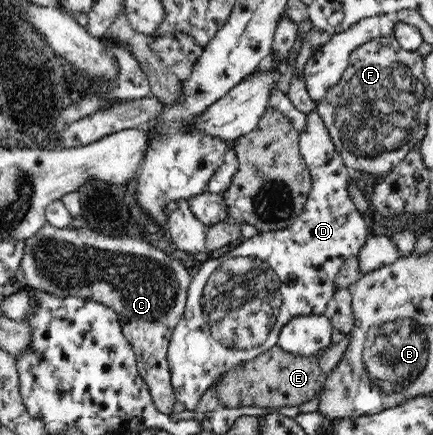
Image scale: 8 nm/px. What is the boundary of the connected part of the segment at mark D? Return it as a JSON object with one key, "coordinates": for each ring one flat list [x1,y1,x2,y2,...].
{"coordinates":[[317,113,308,115,308,127,306,127,306,131,300,133,300,153,310,172,312,183,303,211,294,220,294,223,291,223,290,227,282,228,280,231,259,233,250,239,246,239,232,251,228,252,226,255,222,255,220,258,209,258,200,266,198,273,191,277,191,282,187,291,185,314,182,319,178,320,176,327,173,329,166,356,173,392,175,393,176,400,178,399,178,401,181,401,182,405,186,407,186,411,196,411,202,394,210,386,218,383,220,377,222,377,223,373,226,373,230,367,238,365,243,361,248,361,260,355,260,353,266,351,269,347,276,345,279,340,280,330,290,319,299,315,322,315,324,311,326,311,329,301,334,298,334,295,337,293,336,279,338,273,340,273,342,269,343,263,350,256,358,254,362,245,364,245,370,237,368,233,369,217,355,206,349,194,348,185,352,180,352,172,348,169,344,160,342,160,341,155,338,154,338,150,336,150,336,146,333,144,328,128]]}

